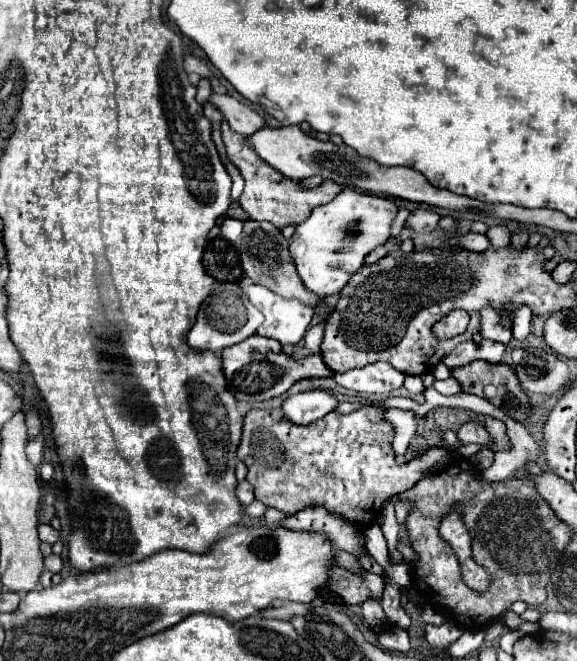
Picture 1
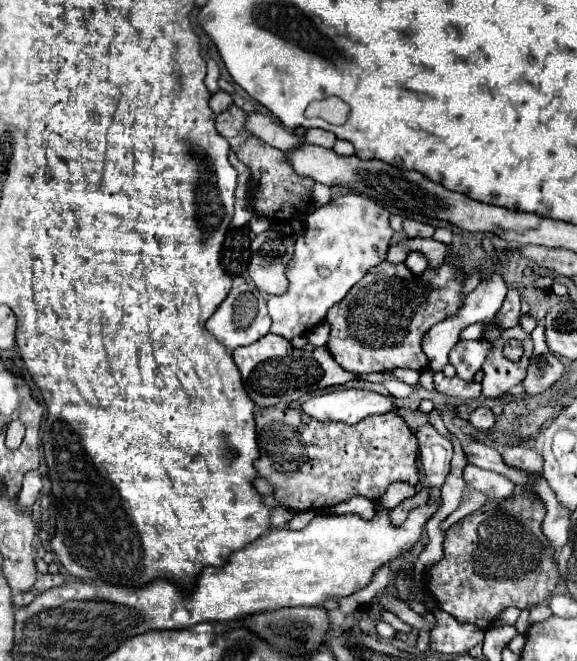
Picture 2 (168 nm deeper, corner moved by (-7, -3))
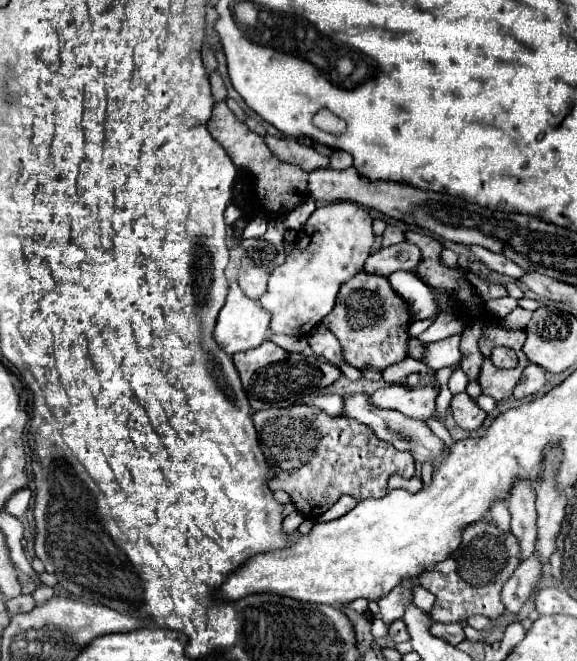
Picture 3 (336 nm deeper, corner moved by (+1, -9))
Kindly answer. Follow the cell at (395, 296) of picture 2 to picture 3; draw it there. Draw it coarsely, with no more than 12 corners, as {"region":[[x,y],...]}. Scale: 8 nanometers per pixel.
{"region":[[364,271],[324,325],[356,369],[408,357],[408,305]]}

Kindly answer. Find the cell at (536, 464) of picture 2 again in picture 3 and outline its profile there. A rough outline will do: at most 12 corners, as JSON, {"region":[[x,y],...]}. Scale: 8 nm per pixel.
{"region":[[528,481],[510,493],[512,535],[520,561],[534,553],[536,495]]}

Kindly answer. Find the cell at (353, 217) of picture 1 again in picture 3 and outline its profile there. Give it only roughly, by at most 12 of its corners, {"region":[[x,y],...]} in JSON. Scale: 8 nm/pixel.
{"region":[[318,207],[260,297],[270,331],[308,335],[362,271],[372,217]]}

